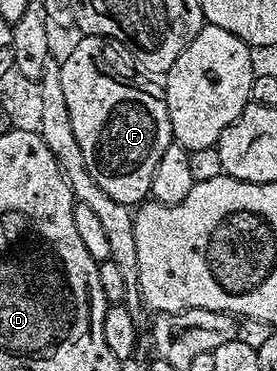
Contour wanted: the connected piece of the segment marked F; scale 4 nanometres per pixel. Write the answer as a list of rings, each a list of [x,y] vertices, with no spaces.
[[[85,35],[70,49],[69,56],[60,60],[63,97],[67,100],[67,113],[71,113],[71,129],[75,129],[75,141],[79,141],[83,161],[87,161],[87,173],[91,173],[95,185],[99,185],[99,189],[103,189],[103,193],[115,201],[137,205],[149,195],[151,177],[155,173],[155,165],[159,165],[159,157],[163,157],[170,143],[174,142],[165,89],[152,78],[136,79],[113,67],[101,46],[103,43],[98,36]]]

